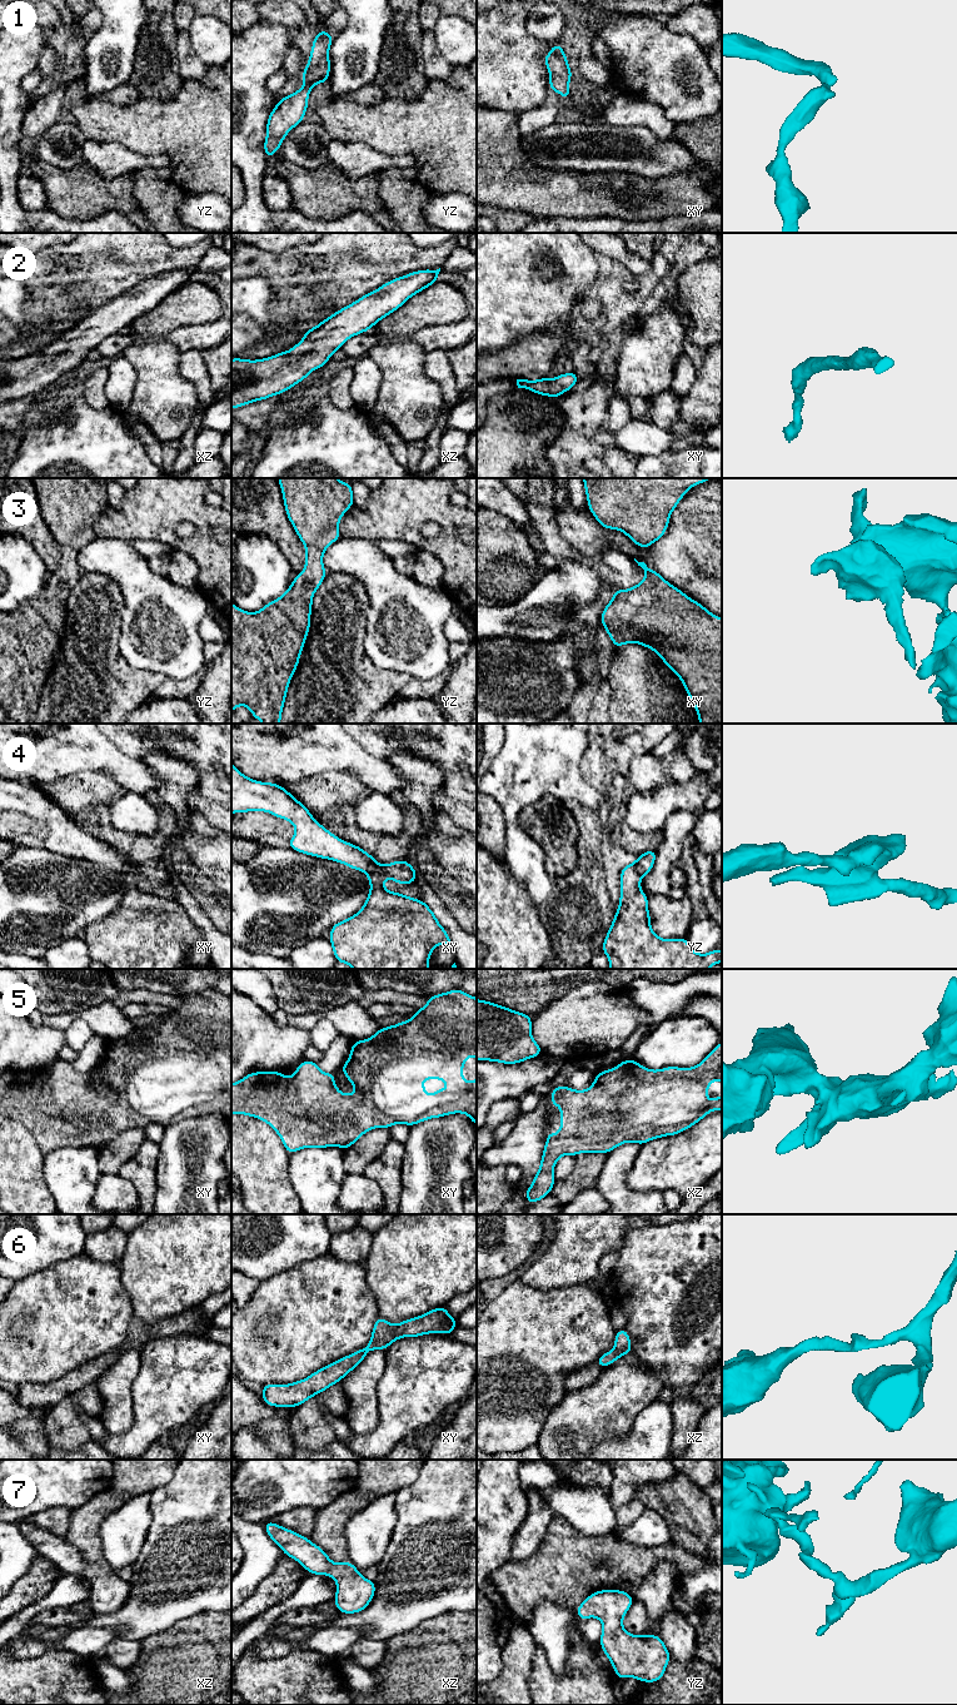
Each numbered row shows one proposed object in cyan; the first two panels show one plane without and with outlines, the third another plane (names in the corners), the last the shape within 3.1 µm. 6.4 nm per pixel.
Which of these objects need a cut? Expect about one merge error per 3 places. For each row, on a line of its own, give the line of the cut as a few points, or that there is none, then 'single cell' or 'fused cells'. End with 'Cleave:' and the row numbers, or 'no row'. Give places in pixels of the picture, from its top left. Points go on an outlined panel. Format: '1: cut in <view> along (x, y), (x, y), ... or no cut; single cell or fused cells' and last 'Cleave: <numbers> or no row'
1: no cut; single cell
2: no cut; single cell
3: no cut; single cell
4: cut in xy along (378, 864), (375, 871), (367, 874); fused cells
5: no cut; single cell
6: no cut; single cell
7: no cut; single cell
Cleave: 4

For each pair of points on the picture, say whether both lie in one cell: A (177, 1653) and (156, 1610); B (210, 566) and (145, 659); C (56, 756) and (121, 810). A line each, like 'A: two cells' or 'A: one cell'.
A: two cells
B: two cells
C: two cells

